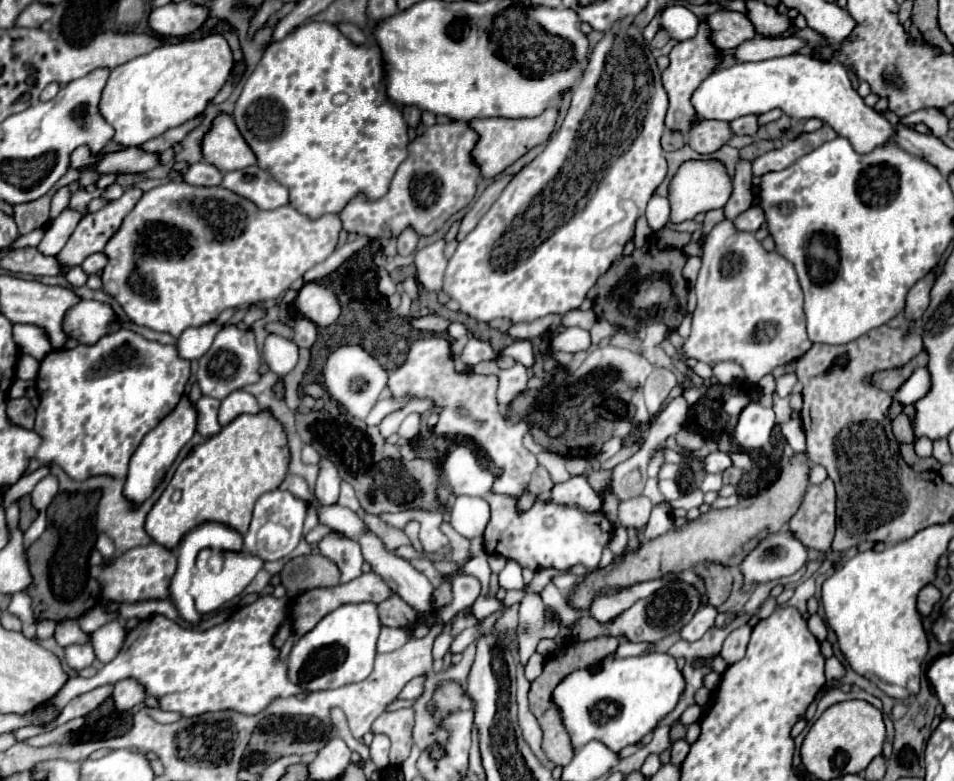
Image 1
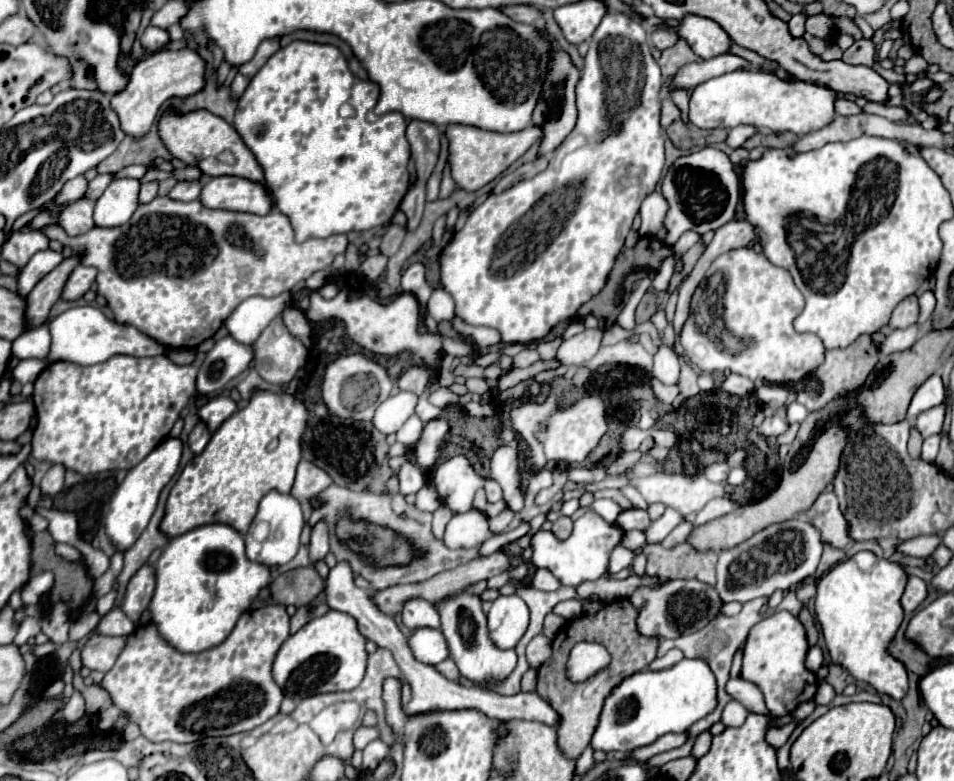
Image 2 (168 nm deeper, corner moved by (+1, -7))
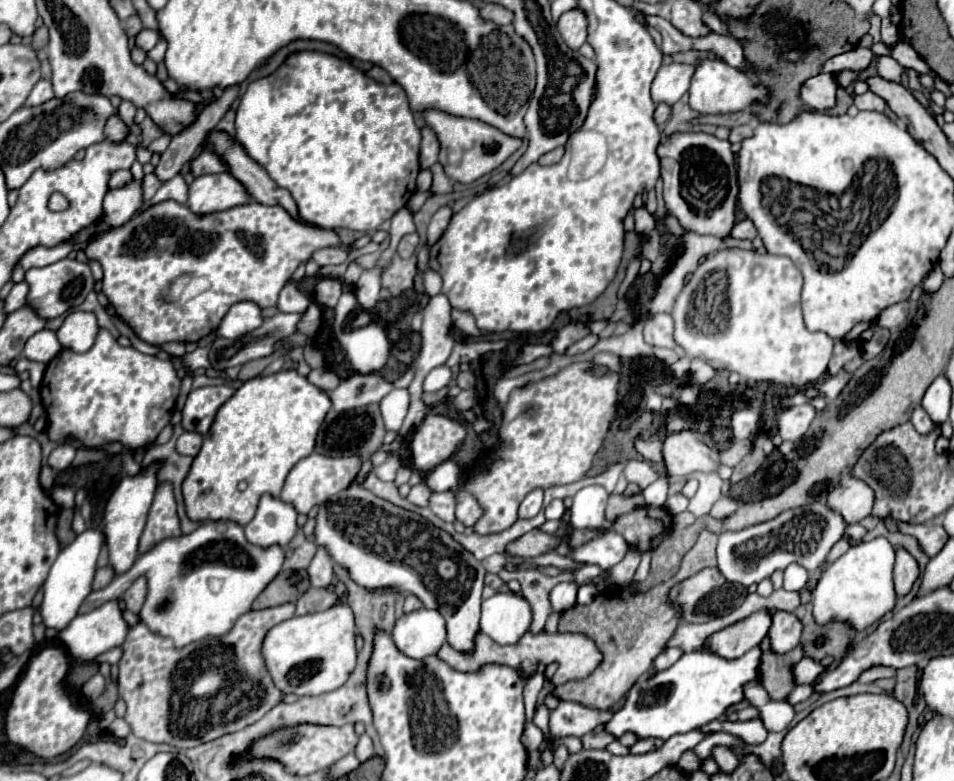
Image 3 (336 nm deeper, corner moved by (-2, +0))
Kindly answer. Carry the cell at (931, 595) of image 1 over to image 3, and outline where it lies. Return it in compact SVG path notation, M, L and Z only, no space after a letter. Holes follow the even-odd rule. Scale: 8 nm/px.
M897 547L895 553L897 553L895 569L893 569L895 593L897 595L907 595L911 591L915 579L919 577L919 567L917 567L917 561L903 547Z

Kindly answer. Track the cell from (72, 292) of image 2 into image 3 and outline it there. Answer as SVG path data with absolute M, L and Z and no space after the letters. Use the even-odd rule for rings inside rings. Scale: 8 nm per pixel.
M61 259L49 267L29 269L25 275L25 281L29 285L27 305L33 307L35 313L45 321L61 317L63 313L79 307L85 301L85 297L93 291L93 285L95 285L95 279L91 275L89 265L81 263L77 259Z

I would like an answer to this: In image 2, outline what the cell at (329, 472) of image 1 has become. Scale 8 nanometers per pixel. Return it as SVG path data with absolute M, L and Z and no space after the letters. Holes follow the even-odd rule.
M320 520L312 526L312 538L310 538L310 562L324 560L324 556L330 550L330 536L328 536L328 524L326 520Z

